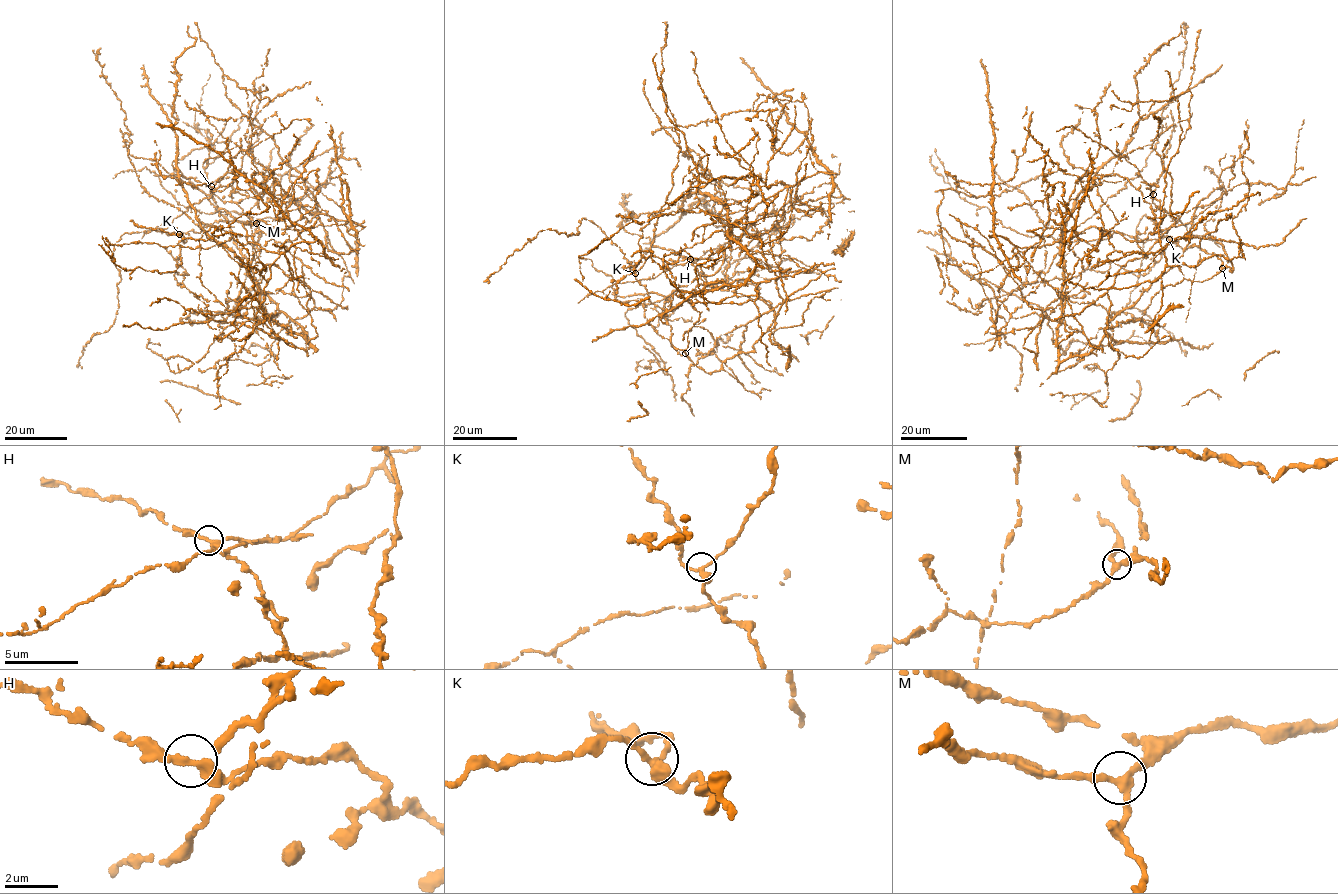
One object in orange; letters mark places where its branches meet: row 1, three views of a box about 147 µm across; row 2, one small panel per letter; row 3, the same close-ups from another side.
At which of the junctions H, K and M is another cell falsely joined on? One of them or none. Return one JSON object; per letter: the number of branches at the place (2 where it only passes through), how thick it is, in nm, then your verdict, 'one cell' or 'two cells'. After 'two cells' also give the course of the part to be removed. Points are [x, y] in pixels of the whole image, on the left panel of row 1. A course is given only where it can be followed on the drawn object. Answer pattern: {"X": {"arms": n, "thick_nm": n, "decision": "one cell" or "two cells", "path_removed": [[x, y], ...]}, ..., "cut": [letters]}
{"H": {"arms": 3, "thick_nm": 240, "decision": "two cells", "path_removed": [[211, 186], [241, 151], [249, 151], [268, 170], [284, 216], [284, 232], [296, 249], [293, 263], [299, 292]]}, "K": {"arms": 3, "thick_nm": 280, "decision": "one cell"}, "M": {"arms": 3, "thick_nm": 280, "decision": "one cell"}, "cut": ["H"]}

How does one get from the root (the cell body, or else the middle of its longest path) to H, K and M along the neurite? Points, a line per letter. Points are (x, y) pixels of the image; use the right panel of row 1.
H: (1062, 311), (1061, 294), (1035, 363), (1022, 346), (1043, 313), (999, 264), (1067, 220), (1121, 156), (1153, 194)
K: (1062, 311), (1060, 361), (1107, 334), (1155, 342), (1159, 326), (1142, 316), (1154, 294), (1222, 265), (1169, 239)
M: (1062, 311), (1060, 361), (1086, 355), (1107, 334), (1155, 342), (1159, 326), (1142, 316), (1154, 294), (1222, 268)

